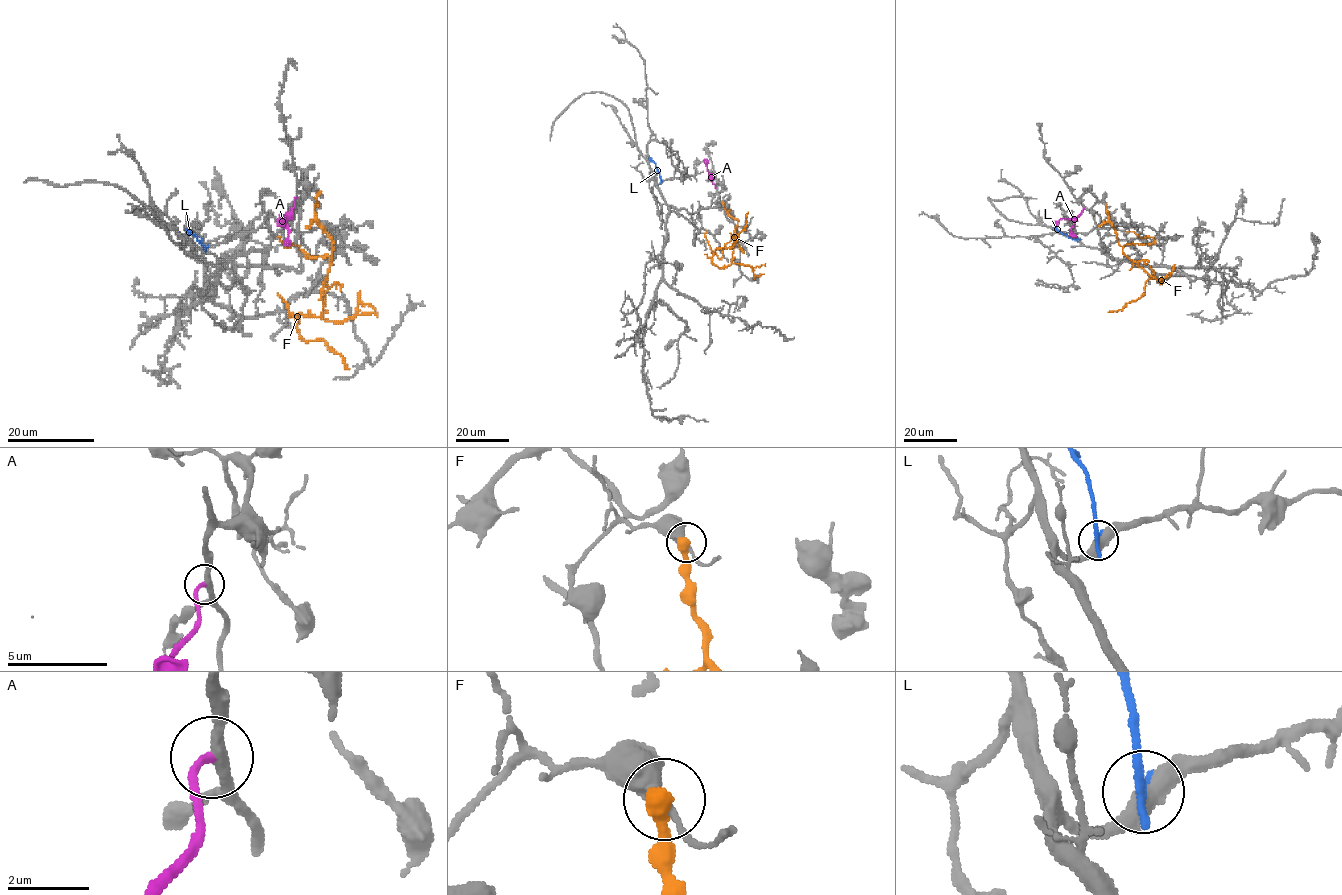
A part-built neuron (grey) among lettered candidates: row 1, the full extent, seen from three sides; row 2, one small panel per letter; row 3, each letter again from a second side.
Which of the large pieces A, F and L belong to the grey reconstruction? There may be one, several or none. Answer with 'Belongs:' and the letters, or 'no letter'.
Belongs: A

